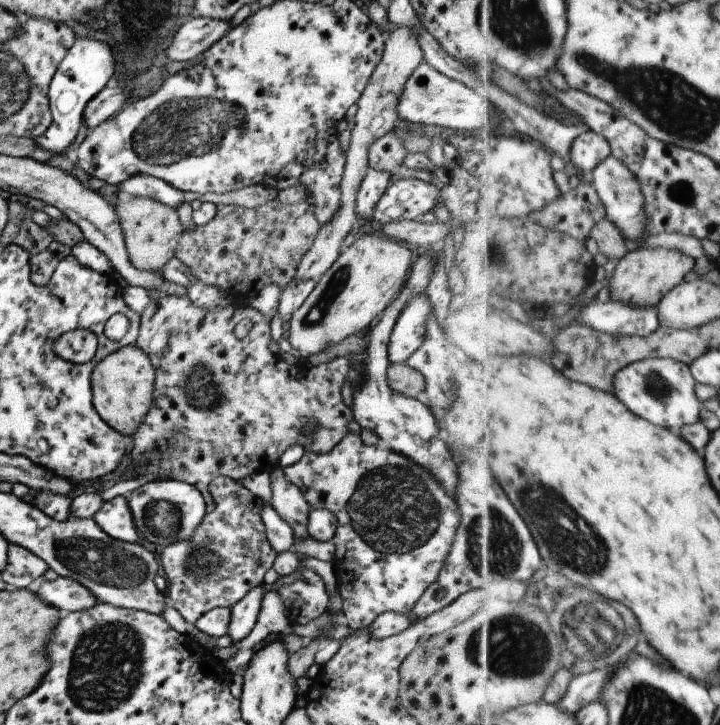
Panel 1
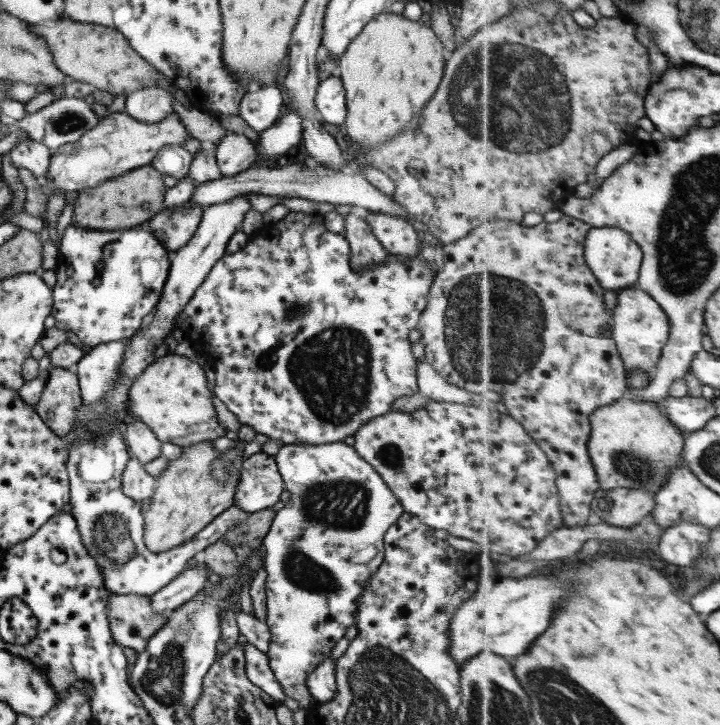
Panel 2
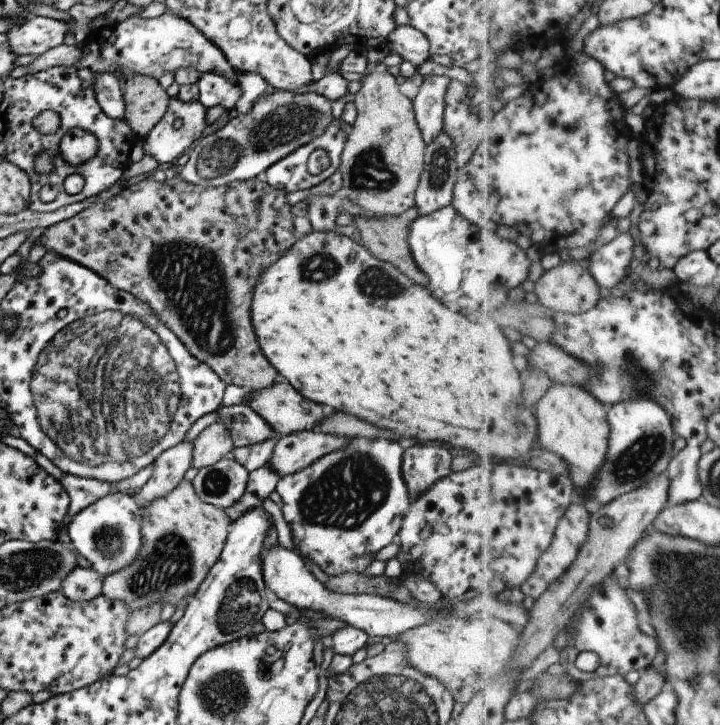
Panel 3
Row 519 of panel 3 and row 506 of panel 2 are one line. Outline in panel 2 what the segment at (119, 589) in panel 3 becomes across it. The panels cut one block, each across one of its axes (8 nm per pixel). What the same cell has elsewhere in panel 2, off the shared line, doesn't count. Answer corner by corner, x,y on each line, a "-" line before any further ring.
211,441
182,448
181,456
167,461
165,470
155,477
153,496
140,504
142,540
149,552
165,552
179,546
181,542
187,542
193,534
197,534
219,513
232,505
239,471
231,468
225,476
225,482
216,482
209,471
217,456
220,456
220,452
211,447

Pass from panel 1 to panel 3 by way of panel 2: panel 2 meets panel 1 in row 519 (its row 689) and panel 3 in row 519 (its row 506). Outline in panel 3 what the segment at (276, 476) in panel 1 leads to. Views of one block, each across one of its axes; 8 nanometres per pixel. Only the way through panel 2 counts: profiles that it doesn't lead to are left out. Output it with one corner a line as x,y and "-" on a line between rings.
353,437
346,440
344,447
321,455
317,460
309,463
309,466
302,468
300,471
278,478
274,490
279,494
279,498
281,499
281,516
291,531
293,548
297,550
302,558
311,560
327,576
337,576
338,574
343,574
343,572
351,572
351,570
360,574
374,561
376,552
379,552
383,546
387,546
387,544
396,540
400,525
402,524
402,517
411,503
410,496
400,475
400,464
404,449
405,447
402,444
397,444
395,439

